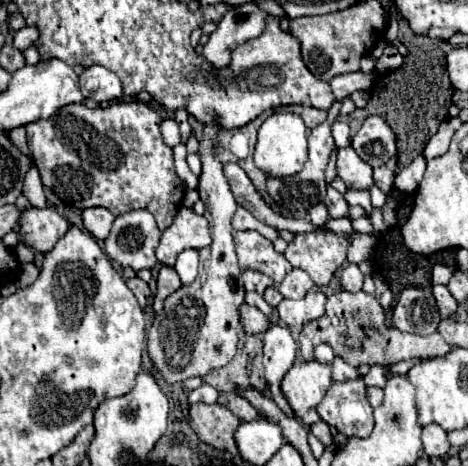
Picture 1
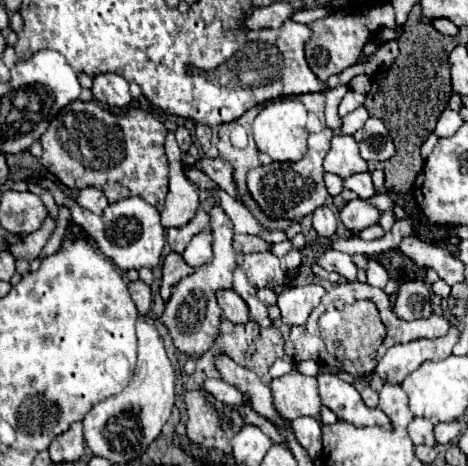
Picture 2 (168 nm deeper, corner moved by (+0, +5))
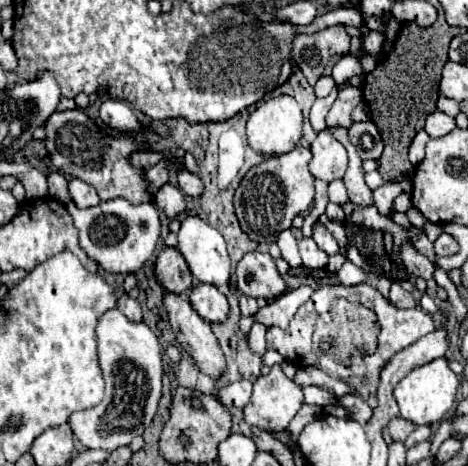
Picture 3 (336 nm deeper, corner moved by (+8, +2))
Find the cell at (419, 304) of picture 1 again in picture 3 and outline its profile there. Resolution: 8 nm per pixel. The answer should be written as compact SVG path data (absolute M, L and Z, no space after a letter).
M392 283L388 301L390 301L392 305L396 305L398 309L412 309L412 307L416 307L416 299L414 299L414 295L408 293L408 291L404 291L398 283Z

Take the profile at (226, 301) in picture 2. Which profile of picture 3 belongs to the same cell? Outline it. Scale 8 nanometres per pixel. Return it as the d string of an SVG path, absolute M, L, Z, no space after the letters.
M196 285L190 293L190 303L194 311L208 323L220 323L228 319L228 299L214 285Z

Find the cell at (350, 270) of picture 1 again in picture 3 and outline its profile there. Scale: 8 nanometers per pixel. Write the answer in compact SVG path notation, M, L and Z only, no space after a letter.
M300 239L298 241L302 263L308 269L324 269L328 265L328 255L314 243L314 239Z

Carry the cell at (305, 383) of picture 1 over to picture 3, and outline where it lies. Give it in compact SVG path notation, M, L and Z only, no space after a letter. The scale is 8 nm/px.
M274 365L268 375L256 379L252 399L244 407L244 421L260 429L284 429L302 405L302 387Z

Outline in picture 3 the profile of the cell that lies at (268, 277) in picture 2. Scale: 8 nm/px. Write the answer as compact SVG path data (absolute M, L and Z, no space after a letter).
M246 253L236 265L236 285L248 297L274 299L286 291L270 253Z

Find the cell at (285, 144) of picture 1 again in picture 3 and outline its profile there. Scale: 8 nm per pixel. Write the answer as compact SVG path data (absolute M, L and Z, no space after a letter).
M280 95L280 97L260 101L248 117L246 137L248 137L250 147L258 153L264 153L264 155L290 153L302 137L302 111L300 111L296 99L290 95Z

